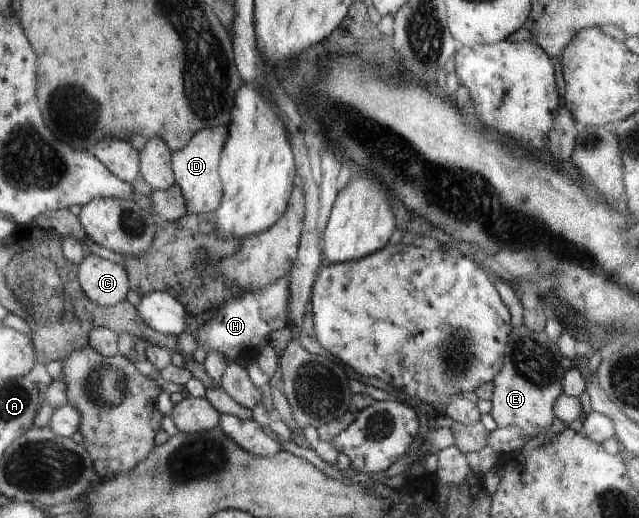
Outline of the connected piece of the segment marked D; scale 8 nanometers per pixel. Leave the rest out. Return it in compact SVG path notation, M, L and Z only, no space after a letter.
M216 127L216 129L204 129L195 134L190 145L172 153L172 167L175 168L175 184L183 191L187 200L188 214L212 213L222 203L223 185L218 171L220 153L226 140L228 129Z

